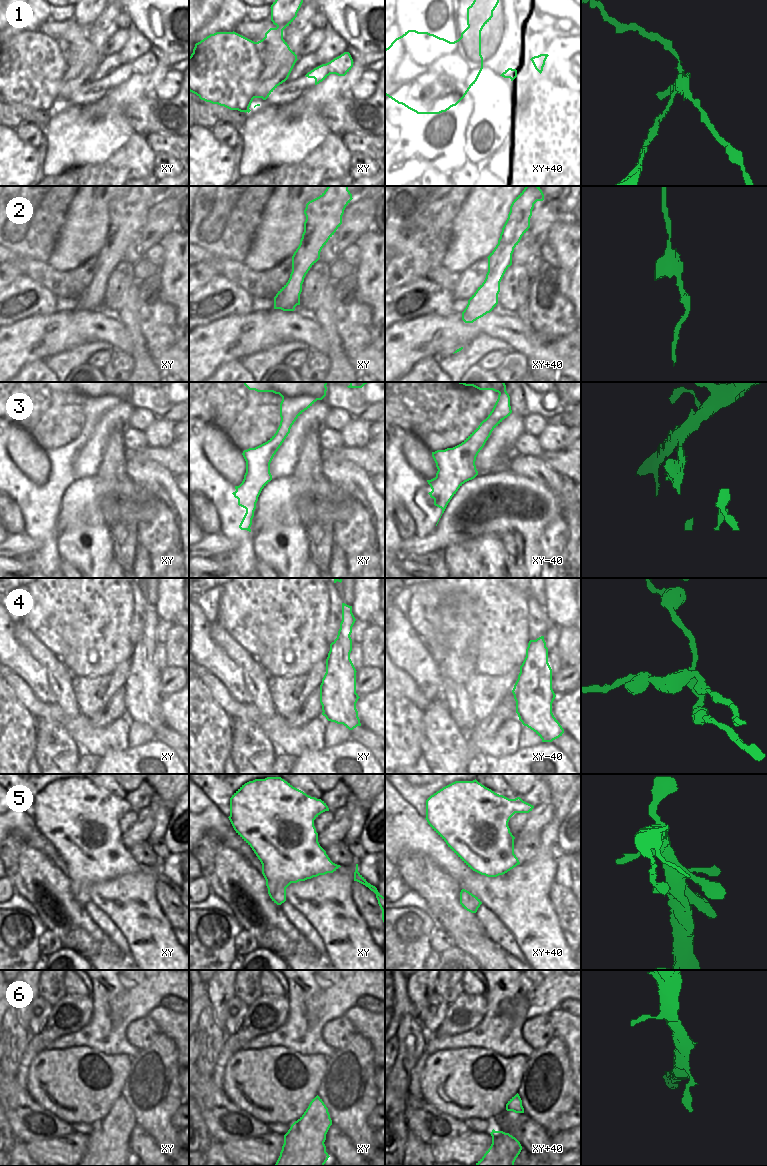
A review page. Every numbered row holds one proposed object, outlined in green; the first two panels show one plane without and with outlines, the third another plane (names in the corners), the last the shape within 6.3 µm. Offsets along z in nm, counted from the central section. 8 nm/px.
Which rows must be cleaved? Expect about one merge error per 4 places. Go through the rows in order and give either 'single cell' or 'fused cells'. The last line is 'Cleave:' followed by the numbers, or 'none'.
1: fused cells
2: single cell
3: single cell
4: fused cells
5: single cell
6: single cell
Cleave: 1, 4

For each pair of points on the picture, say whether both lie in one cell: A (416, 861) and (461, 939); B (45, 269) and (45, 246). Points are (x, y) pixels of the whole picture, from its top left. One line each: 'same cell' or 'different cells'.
A: different cells
B: different cells

